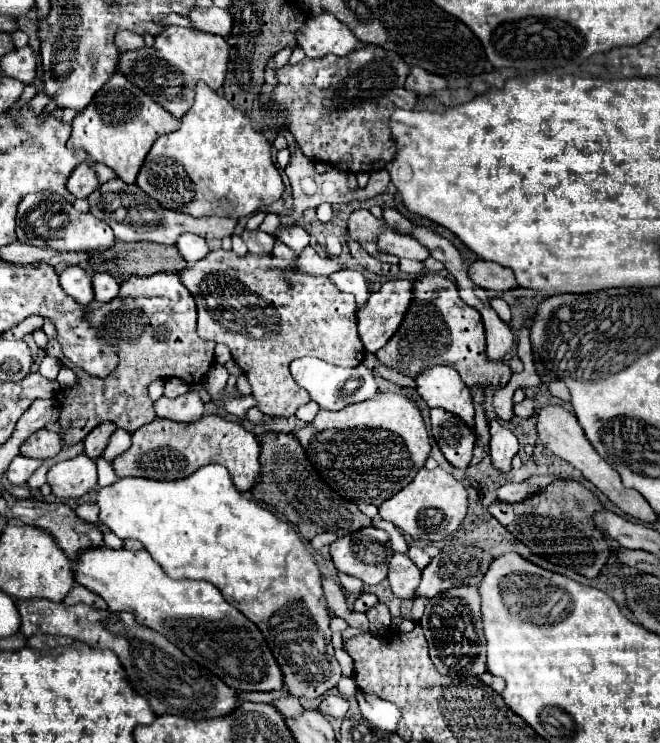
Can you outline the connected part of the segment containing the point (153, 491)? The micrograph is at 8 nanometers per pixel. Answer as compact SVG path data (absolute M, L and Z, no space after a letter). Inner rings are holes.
M208 464L188 478L170 482L136 476L120 478L112 486L98 488L96 506L100 510L98 518L102 524L106 524L122 540L140 540L170 578L208 580L230 604L236 600L238 610L262 630L282 668L286 690L292 696L314 700L338 684L342 672L330 642L332 632L328 626L330 618L326 614L328 606L322 596L316 560L290 524L278 520L270 510L244 498L236 490L230 472L224 466Z

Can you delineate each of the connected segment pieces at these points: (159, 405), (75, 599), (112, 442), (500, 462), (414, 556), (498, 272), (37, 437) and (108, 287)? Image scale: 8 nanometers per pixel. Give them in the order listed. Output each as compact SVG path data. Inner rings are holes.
M190 390L188 394L174 400L162 396L154 402L154 412L158 418L168 418L174 422L196 422L204 414L204 402L198 392Z
M76 584L76 586L68 592L68 596L64 598L64 604L74 606L74 604L80 604L80 602L84 602L84 604L88 604L88 606L96 606L96 608L100 608L100 610L106 610L106 608L108 608L106 602L104 602L96 592L88 590L88 588L80 586L80 584Z
M118 428L112 436L110 436L110 440L108 440L108 446L106 446L106 450L104 450L104 458L106 460L114 460L114 456L118 456L120 452L124 452L126 448L130 446L130 434L126 432L126 430L122 430L122 428Z
M492 420L490 422L490 458L492 458L492 464L502 470L502 472L508 472L512 466L510 466L510 460L512 456L518 452L518 438L512 430L508 430L500 420Z
M410 546L410 550L408 550L408 556L410 556L410 560L420 568L420 570L424 570L428 564L430 564L430 556L422 550L422 548L416 548L416 546Z
M476 260L470 270L468 278L478 284L480 288L490 288L490 290L510 290L516 288L514 274L510 268L498 266L496 262L486 262L486 260Z
M46 428L34 432L22 446L20 454L28 458L54 458L62 450L62 438L56 432L50 432Z
M92 272L92 288L94 288L94 300L108 302L118 296L118 282L104 272Z

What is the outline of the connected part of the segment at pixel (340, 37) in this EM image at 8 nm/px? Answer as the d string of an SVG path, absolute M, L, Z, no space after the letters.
M332 14L308 18L306 24L298 30L296 38L298 46L306 52L308 58L322 58L326 54L348 56L358 46L354 32L350 32L350 28Z

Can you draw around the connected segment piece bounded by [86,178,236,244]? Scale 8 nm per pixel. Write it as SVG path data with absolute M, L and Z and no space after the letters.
M118 178L100 184L86 200L90 204L90 214L110 224L110 228L114 230L114 236L122 242L148 240L148 242L158 242L158 244L174 244L176 238L184 232L198 234L206 240L220 240L224 236L230 236L236 226L236 220L230 220L230 218L218 218L218 216L192 218L188 214L164 210L156 200L146 196L136 184L126 184Z

